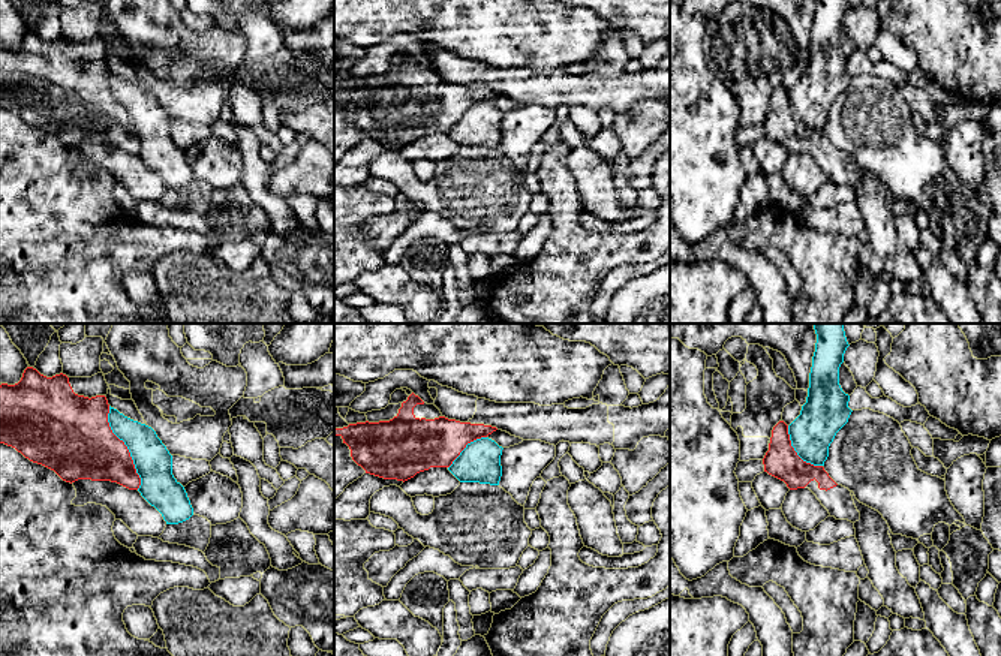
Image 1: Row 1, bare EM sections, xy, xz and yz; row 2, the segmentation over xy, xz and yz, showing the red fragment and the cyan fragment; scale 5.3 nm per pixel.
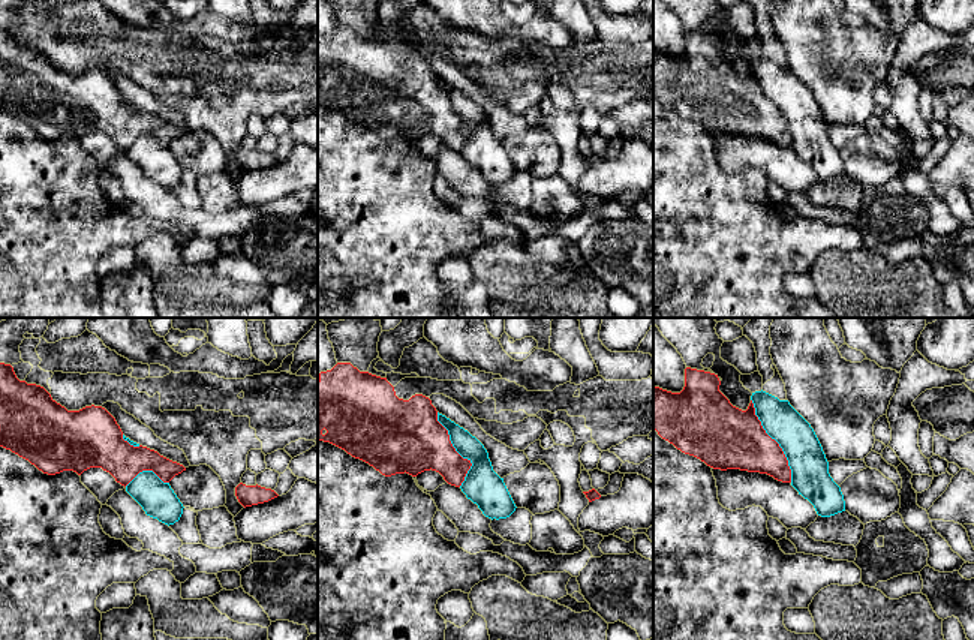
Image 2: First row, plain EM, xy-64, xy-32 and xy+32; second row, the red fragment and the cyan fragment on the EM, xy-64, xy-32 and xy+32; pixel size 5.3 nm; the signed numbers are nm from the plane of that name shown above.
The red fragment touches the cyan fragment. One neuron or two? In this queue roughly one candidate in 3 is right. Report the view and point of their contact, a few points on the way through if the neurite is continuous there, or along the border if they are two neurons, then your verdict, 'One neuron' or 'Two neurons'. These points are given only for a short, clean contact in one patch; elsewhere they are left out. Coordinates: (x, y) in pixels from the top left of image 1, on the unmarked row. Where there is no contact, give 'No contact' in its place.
Touches red at xy (126, 113). Two neurons

